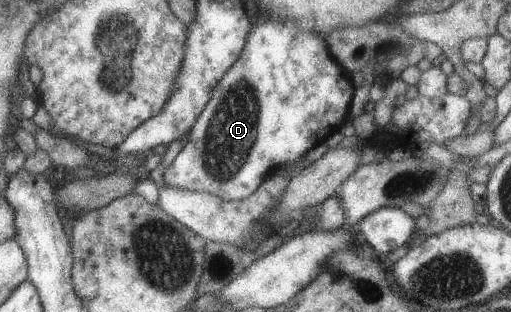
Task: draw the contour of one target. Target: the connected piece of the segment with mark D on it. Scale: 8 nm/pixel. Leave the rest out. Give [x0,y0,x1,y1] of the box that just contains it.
[163,21,355,201]

